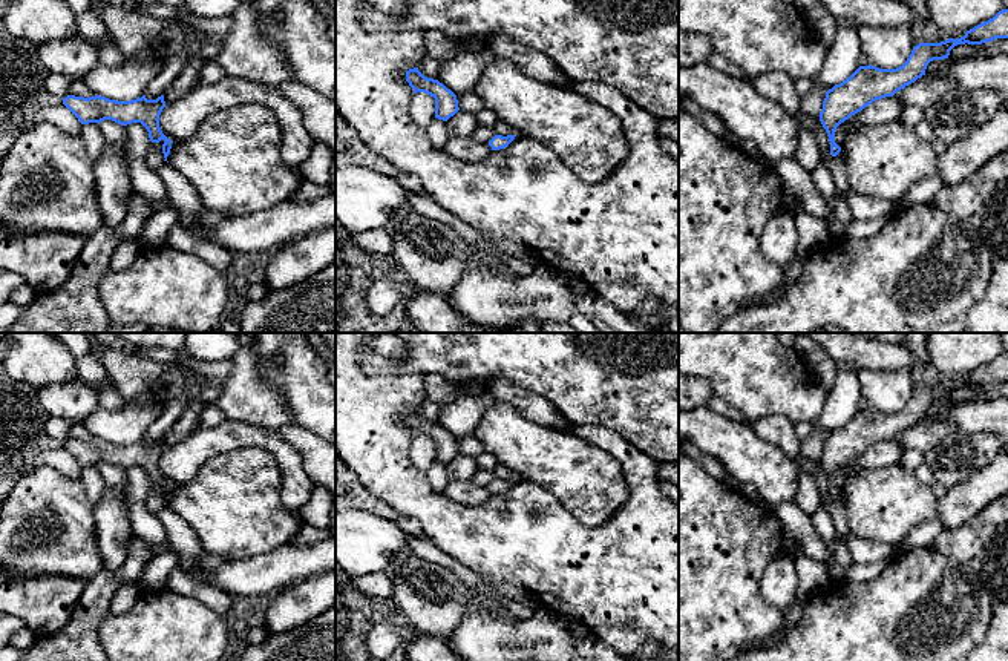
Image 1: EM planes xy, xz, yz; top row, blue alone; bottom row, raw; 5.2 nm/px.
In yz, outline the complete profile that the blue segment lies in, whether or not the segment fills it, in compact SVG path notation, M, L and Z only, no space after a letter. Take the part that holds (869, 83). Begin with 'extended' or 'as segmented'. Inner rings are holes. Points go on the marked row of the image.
as segmented; M1008 9L999 11L988 21L967 31L961 38L916 44L907 61L896 69L879 69L872 64L859 66L849 78L829 89L823 101L820 121L830 141L830 155L836 156L841 152L841 147L835 143L835 130L852 115L915 83L925 75L930 61L948 58L954 46L982 44L996 38L1008 38Z

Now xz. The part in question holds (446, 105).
as segmented; M418 67L406 71L406 81L414 94L424 92L435 98L435 118L447 121L460 110L457 95L438 80L424 77Z

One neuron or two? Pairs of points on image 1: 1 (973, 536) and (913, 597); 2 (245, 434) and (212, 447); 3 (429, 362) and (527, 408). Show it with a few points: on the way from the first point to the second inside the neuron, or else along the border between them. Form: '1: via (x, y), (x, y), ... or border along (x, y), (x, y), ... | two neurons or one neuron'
1: border along (933, 546), (961, 566), (972, 569), (981, 580) | two neurons
2: via (238, 434), (219, 439) | one neuron
3: border along (487, 384), (495, 379), (507, 379), (523, 388) | two neurons

